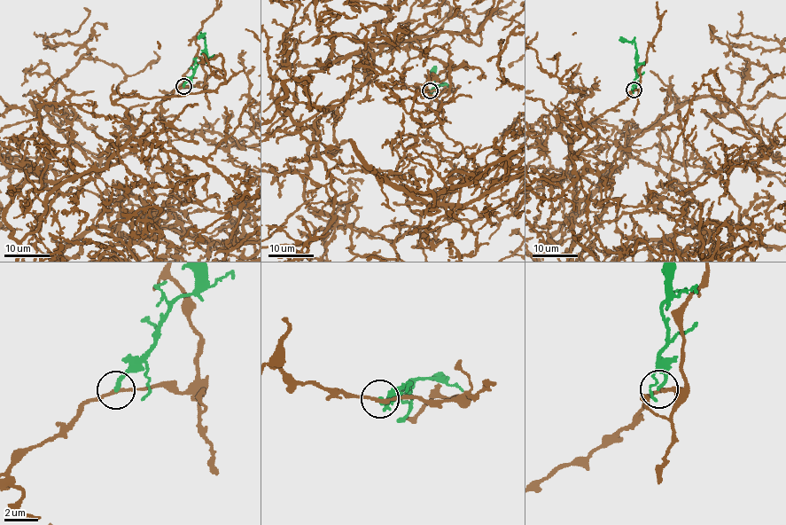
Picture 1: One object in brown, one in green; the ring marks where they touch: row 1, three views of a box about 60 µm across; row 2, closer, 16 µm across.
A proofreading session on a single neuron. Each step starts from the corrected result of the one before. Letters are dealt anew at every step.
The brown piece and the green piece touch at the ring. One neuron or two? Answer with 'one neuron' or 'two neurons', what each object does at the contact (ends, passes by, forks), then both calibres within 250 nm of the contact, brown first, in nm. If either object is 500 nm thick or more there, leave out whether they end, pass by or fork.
two neurons | brown passes by | green ends | 180/240 nm

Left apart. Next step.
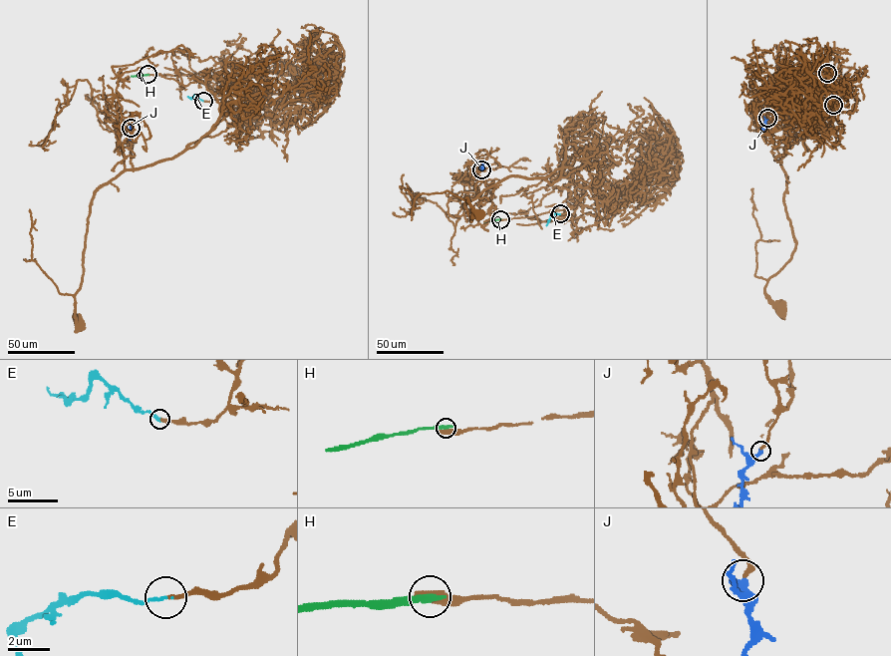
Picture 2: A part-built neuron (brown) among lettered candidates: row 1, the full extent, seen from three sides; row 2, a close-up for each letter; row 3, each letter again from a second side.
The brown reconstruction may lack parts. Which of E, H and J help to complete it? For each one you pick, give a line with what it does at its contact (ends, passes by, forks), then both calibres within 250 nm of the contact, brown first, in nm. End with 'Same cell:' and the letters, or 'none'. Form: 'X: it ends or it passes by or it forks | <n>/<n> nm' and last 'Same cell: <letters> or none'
E: it ends | 200/160 nm
J: it ends | 200/400 nm
Same cell: E, J

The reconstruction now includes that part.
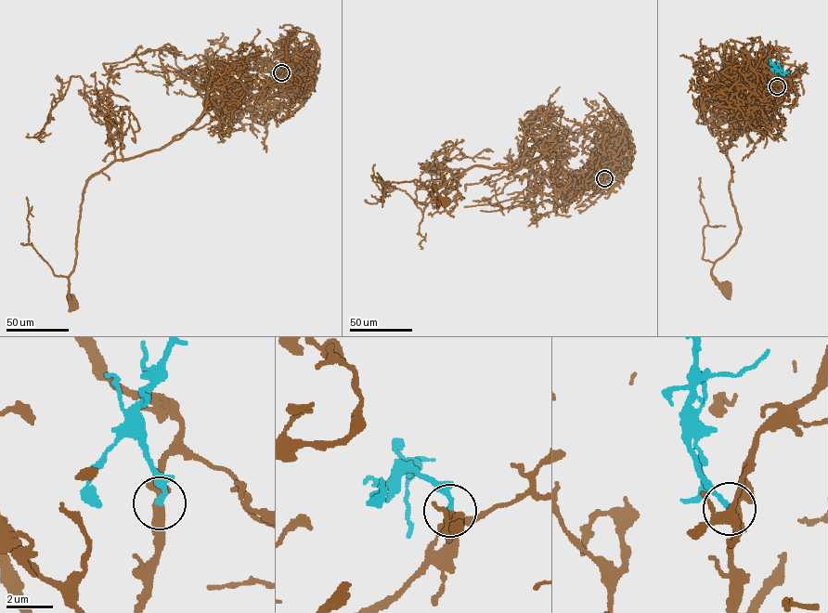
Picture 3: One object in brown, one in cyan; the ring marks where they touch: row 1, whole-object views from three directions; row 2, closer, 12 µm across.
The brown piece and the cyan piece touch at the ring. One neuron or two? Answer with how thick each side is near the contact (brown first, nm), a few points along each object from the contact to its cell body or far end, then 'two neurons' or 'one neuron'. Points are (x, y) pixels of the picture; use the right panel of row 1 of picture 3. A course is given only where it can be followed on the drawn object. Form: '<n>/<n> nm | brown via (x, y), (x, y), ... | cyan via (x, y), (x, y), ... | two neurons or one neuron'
320/200 nm | brown via (777, 85), (769, 108), (771, 98), (734, 113), (720, 149), (740, 228), (712, 269), (726, 292) | cyan via (777, 85), (777, 71), (782, 68), (782, 74), (789, 71) | one neuron

